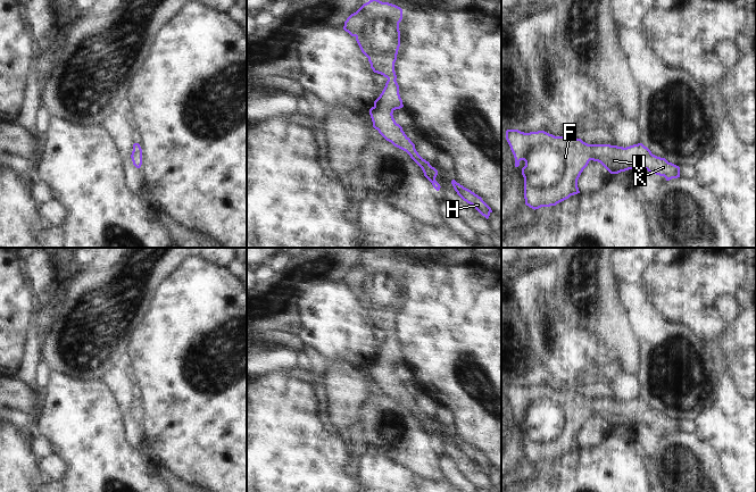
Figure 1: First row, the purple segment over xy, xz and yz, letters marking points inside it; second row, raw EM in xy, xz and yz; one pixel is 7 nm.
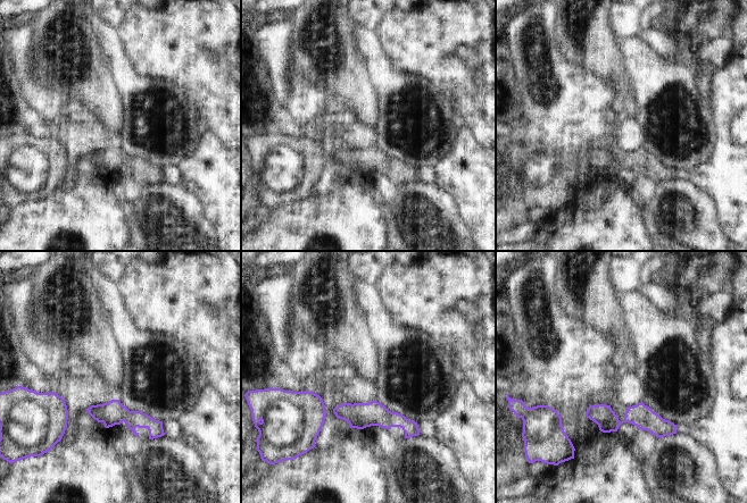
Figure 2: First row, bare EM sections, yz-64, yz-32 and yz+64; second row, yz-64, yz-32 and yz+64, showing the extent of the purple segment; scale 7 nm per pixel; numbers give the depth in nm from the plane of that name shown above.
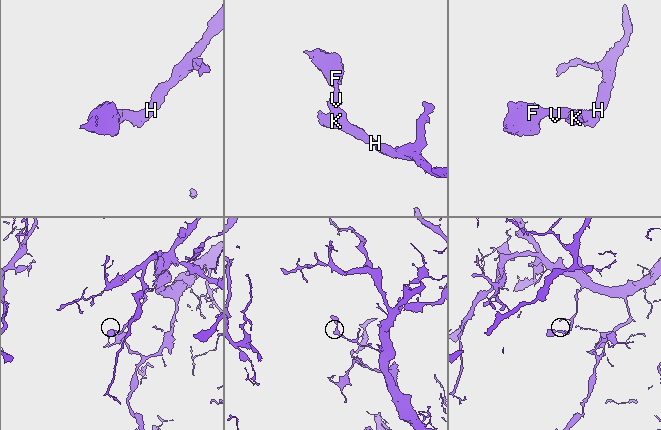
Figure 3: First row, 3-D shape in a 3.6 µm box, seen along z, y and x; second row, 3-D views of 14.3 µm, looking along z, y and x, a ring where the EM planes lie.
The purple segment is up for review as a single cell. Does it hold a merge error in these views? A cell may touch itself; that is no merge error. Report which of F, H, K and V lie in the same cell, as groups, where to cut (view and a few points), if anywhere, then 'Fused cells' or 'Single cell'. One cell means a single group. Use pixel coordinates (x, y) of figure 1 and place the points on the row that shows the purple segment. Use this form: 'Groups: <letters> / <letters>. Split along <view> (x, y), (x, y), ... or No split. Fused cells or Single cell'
Groups: F H K V. No split. Single cell.

